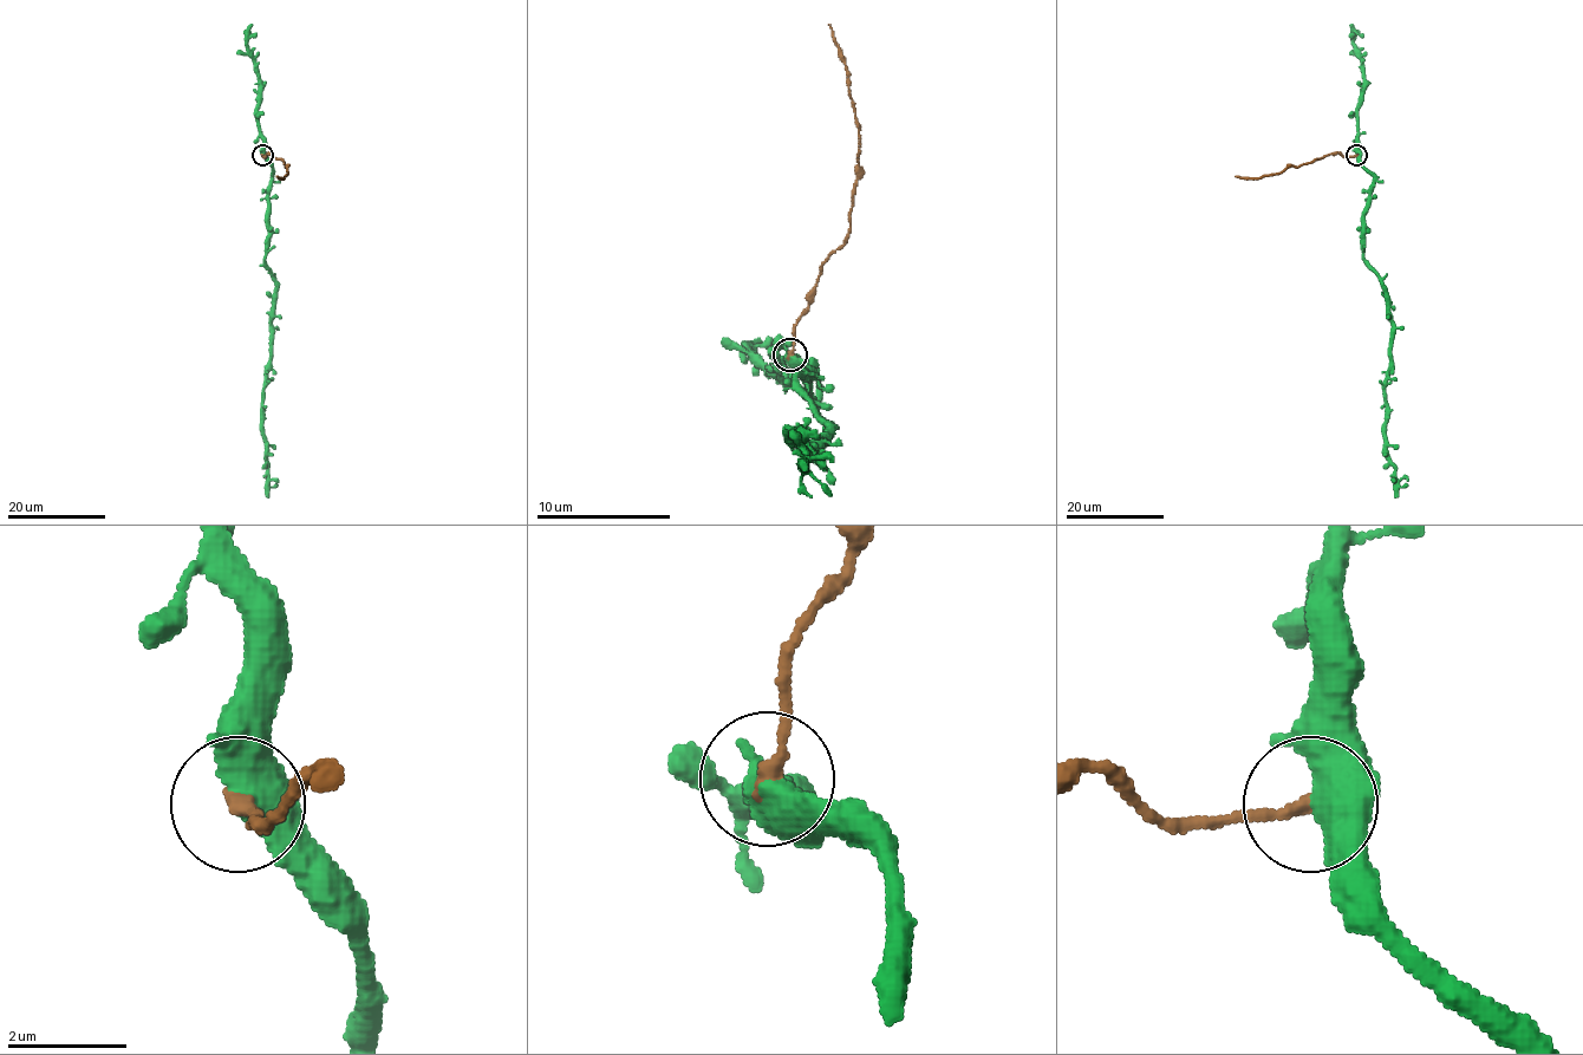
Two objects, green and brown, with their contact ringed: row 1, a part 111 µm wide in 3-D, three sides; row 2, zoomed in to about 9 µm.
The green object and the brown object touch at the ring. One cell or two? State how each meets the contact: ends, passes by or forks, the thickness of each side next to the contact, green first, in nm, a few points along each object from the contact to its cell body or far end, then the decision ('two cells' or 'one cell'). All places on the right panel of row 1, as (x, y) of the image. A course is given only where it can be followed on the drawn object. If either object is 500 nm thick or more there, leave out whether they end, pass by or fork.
650 nm thick on the green side, 240 nm on the other; green runs (1356, 155), (1373, 176), (1363, 258), (1378, 278), (1393, 325), (1386, 448), (1394, 480), (1407, 484); brown runs (1356, 155), (1334, 152), (1258, 178), (1235, 176); two cells

